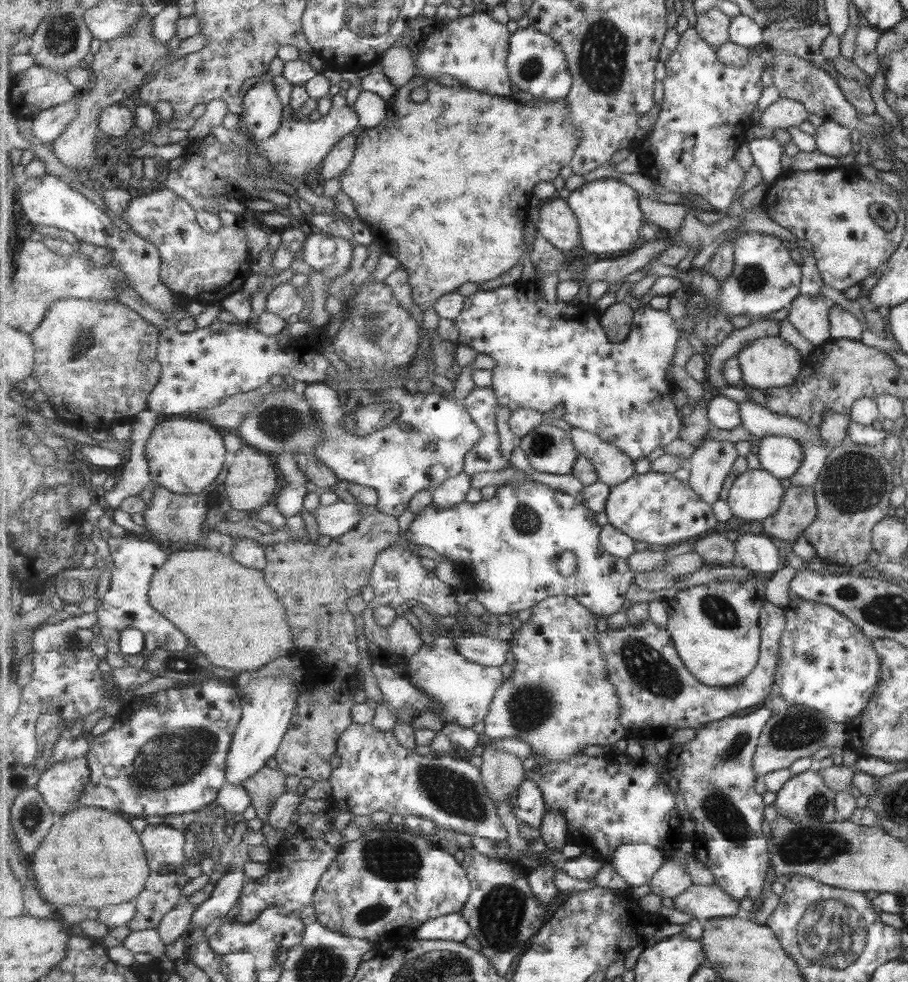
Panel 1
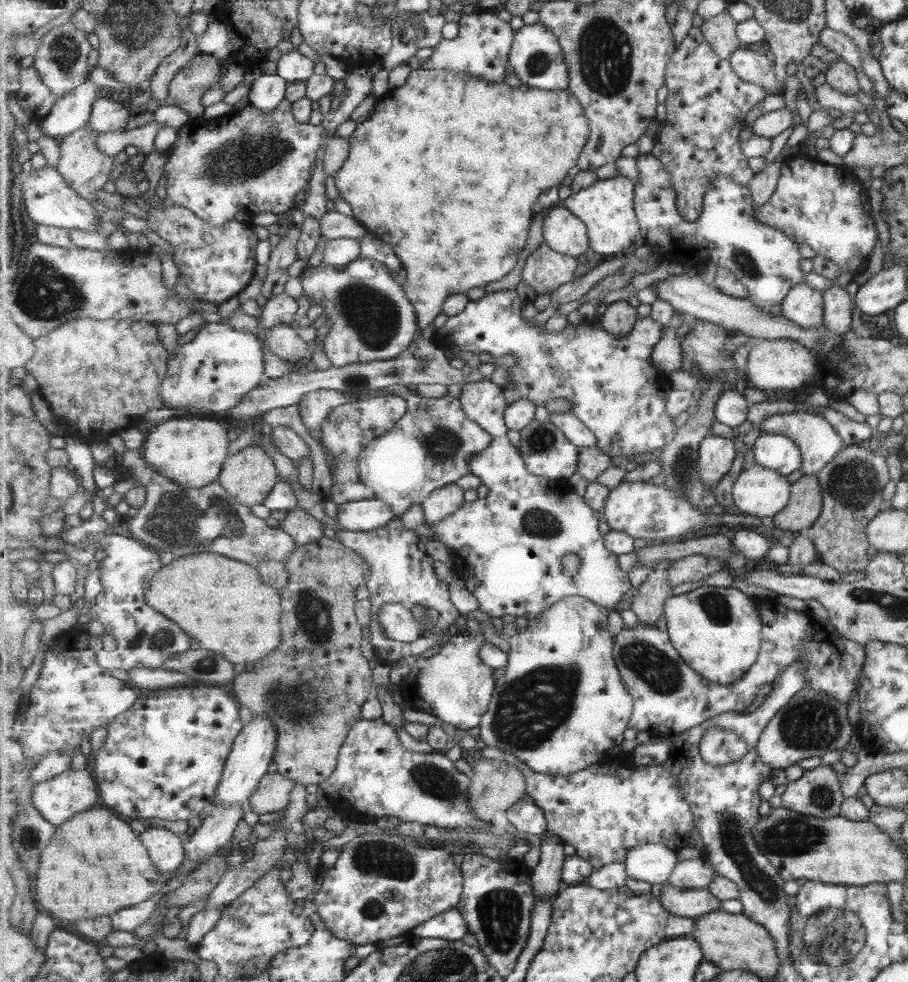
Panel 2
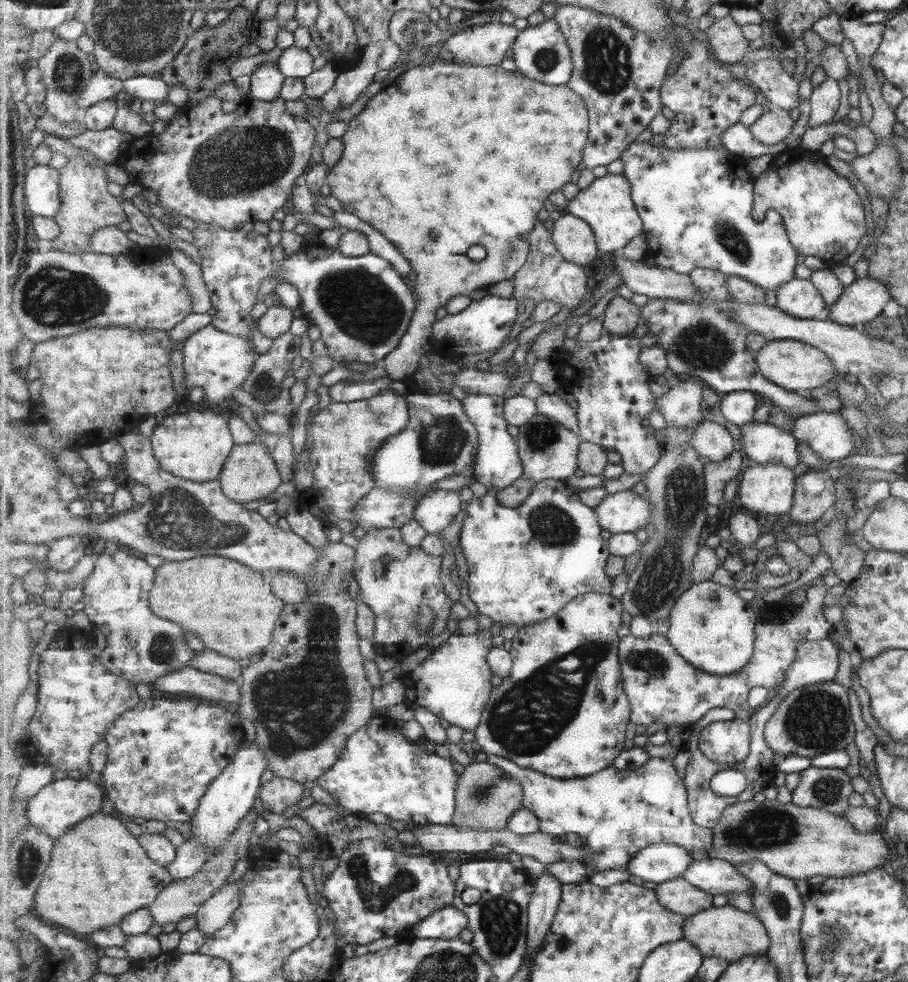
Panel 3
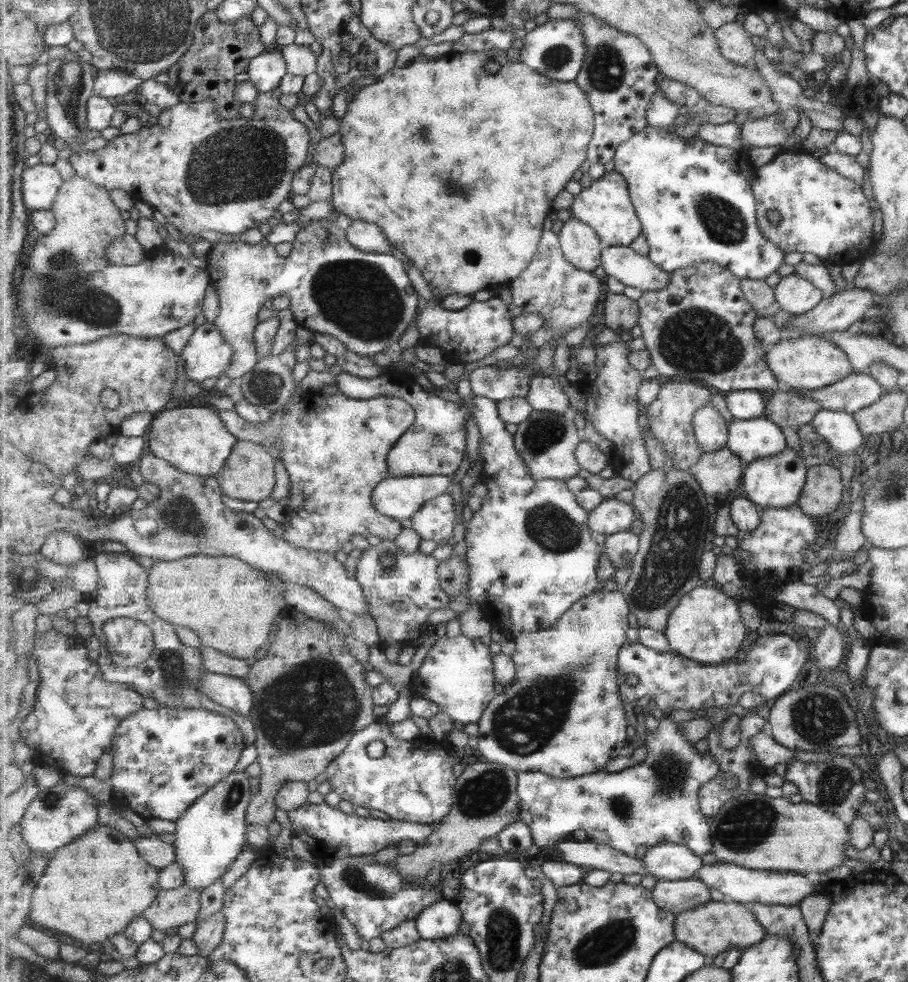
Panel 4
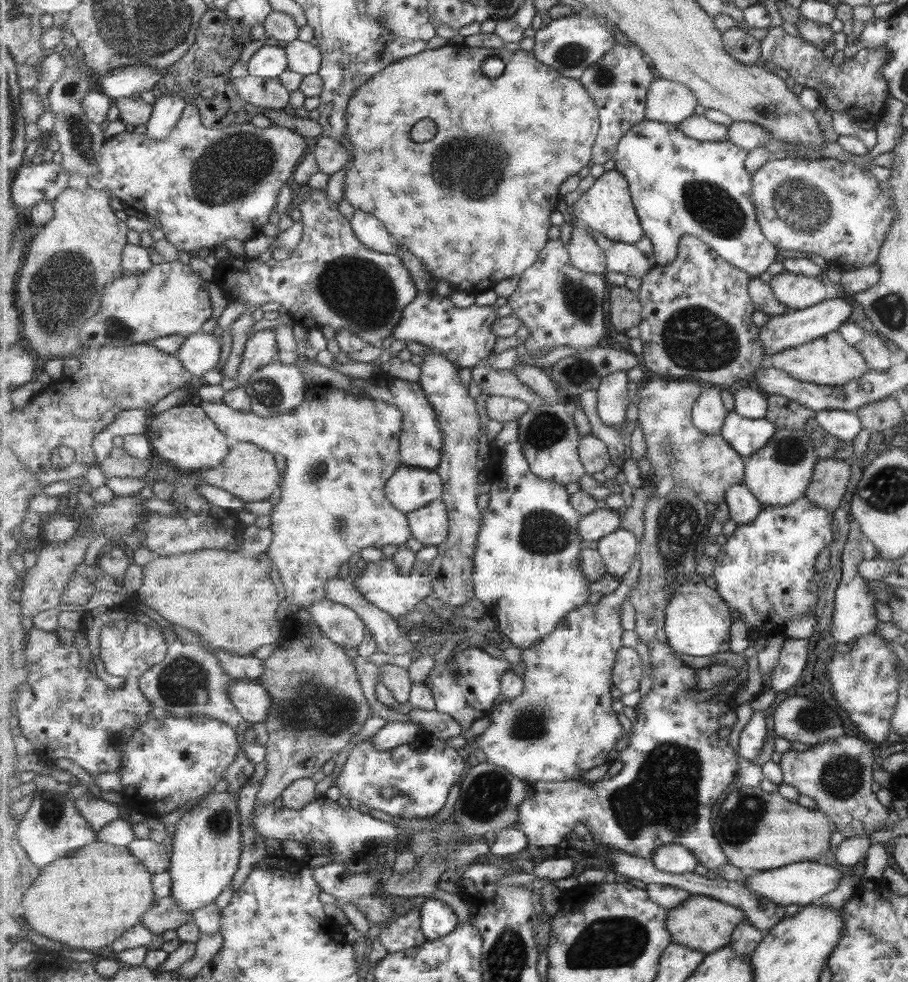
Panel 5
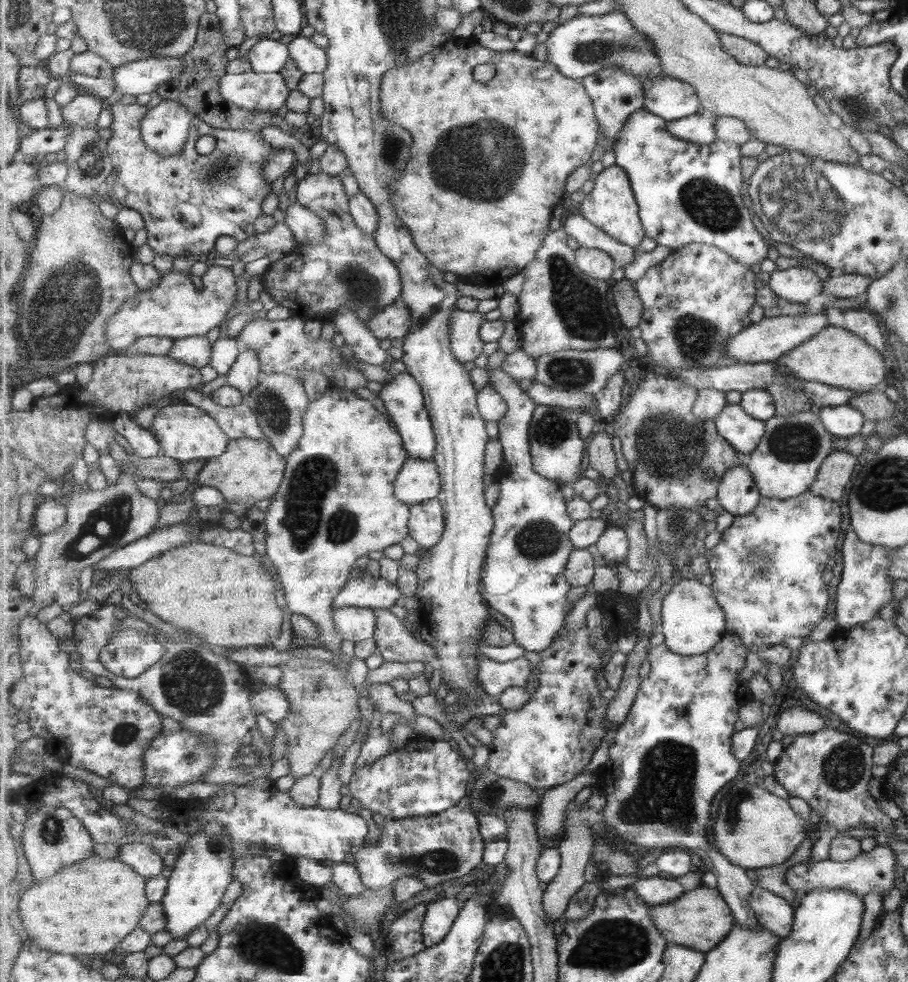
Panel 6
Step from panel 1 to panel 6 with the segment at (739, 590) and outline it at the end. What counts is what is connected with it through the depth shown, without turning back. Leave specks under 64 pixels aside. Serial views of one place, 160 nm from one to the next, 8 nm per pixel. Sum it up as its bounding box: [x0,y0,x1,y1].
[658,578,729,656]

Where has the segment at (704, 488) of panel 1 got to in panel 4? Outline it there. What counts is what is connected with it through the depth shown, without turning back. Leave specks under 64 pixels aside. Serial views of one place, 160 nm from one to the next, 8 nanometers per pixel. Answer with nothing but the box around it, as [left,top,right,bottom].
[695,403,730,452]

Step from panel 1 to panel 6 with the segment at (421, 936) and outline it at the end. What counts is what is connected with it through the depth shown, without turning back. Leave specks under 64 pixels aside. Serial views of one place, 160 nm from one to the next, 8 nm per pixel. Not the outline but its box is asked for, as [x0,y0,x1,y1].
[423,896,462,947]

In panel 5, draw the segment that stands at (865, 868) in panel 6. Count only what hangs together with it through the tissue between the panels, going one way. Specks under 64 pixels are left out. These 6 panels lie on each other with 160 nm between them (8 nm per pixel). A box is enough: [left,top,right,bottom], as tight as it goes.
[745,861,842,907]

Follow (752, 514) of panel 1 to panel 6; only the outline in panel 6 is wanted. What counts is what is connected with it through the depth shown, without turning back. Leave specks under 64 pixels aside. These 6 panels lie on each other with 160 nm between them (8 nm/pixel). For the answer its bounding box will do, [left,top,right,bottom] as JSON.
[746,411,832,500]

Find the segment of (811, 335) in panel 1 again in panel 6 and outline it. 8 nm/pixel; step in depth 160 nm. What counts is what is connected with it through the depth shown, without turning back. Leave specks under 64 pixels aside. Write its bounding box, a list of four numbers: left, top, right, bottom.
[768,268,821,303]

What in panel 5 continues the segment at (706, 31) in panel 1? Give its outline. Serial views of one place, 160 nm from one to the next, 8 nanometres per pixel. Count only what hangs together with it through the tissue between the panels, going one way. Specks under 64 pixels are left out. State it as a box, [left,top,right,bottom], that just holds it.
[722,27,762,64]

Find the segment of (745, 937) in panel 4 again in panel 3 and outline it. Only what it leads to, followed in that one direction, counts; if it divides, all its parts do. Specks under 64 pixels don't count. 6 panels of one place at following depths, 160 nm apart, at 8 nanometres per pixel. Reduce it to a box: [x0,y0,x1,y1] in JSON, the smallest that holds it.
[684,904,771,963]

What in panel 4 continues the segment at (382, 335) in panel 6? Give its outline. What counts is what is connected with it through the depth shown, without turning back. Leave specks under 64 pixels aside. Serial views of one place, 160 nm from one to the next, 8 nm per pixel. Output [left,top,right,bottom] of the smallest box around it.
[412,295,513,364]

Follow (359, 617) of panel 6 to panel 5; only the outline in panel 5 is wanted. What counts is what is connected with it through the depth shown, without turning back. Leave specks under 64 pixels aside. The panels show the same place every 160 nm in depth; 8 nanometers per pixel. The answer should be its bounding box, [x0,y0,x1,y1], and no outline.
[305,599,367,652]

